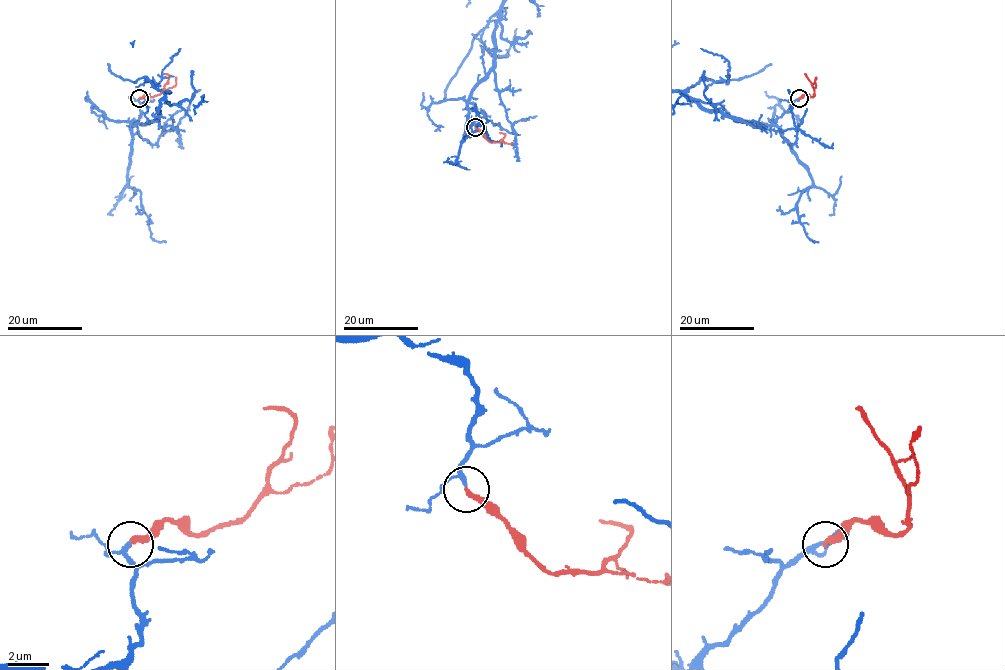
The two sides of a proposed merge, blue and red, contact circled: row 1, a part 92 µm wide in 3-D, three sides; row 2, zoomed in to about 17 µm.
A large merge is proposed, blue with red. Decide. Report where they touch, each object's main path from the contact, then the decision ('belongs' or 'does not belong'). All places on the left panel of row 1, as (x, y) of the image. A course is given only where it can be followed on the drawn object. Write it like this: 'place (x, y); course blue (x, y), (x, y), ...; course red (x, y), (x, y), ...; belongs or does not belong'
place (139, 98); course red (139, 98), (145, 95), (159, 95), (169, 77), (163, 74); belongs

